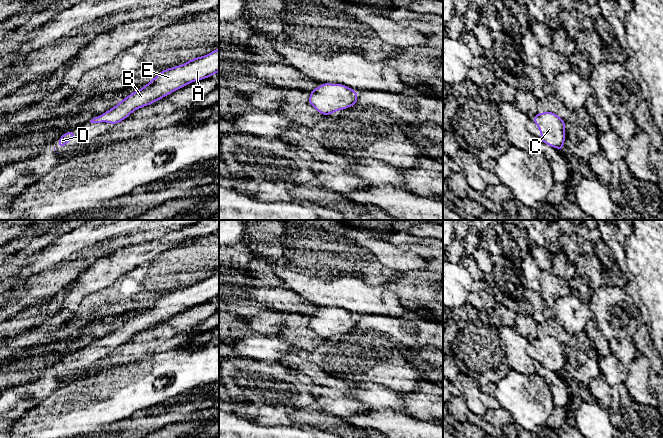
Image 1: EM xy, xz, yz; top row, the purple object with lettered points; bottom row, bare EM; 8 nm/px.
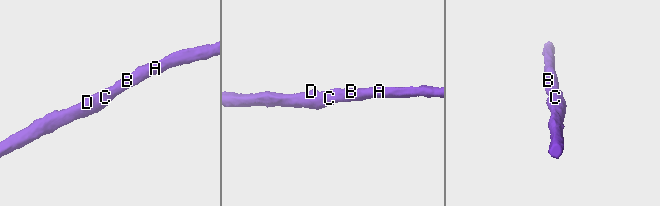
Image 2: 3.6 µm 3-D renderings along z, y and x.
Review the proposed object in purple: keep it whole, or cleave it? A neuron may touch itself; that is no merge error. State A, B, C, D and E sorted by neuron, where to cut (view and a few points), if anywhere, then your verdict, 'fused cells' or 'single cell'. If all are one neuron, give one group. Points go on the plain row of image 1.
A B C D E; no cut; single cell

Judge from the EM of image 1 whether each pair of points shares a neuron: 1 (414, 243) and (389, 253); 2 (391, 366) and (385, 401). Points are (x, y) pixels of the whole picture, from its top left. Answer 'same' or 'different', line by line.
1: different
2: different

